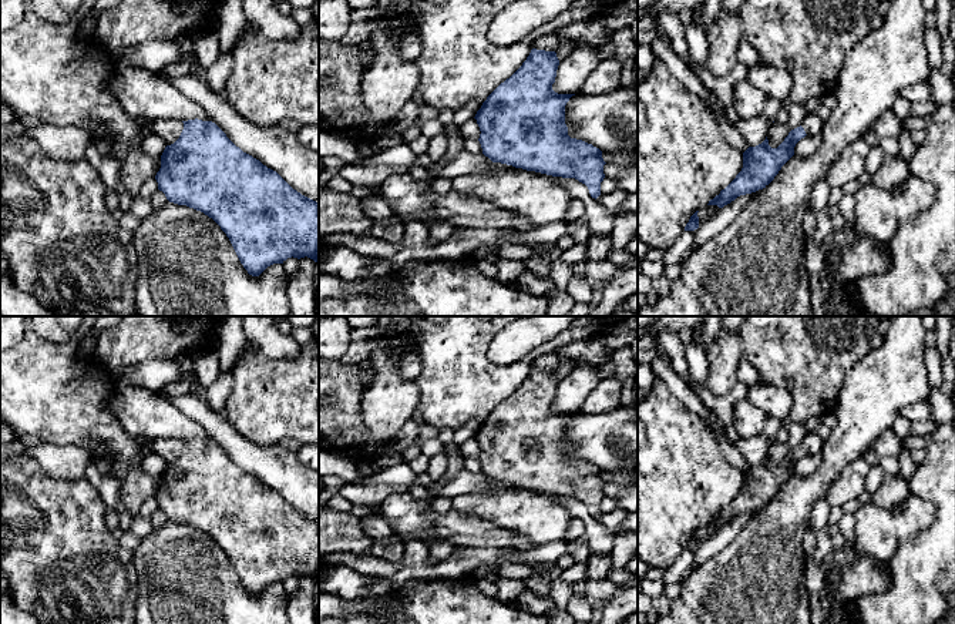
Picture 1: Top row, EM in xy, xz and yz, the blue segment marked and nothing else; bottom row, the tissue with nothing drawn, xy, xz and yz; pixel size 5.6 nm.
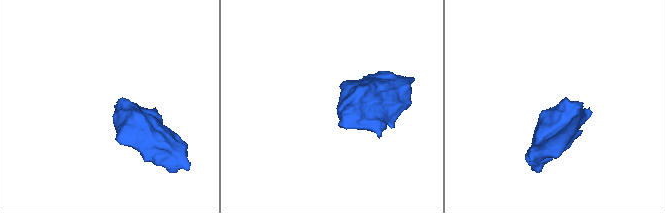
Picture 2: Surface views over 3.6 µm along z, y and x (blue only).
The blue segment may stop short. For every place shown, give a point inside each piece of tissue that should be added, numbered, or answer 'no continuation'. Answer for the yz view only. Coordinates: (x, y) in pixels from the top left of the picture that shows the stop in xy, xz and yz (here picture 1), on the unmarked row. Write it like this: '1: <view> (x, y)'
1: yz (813, 443)

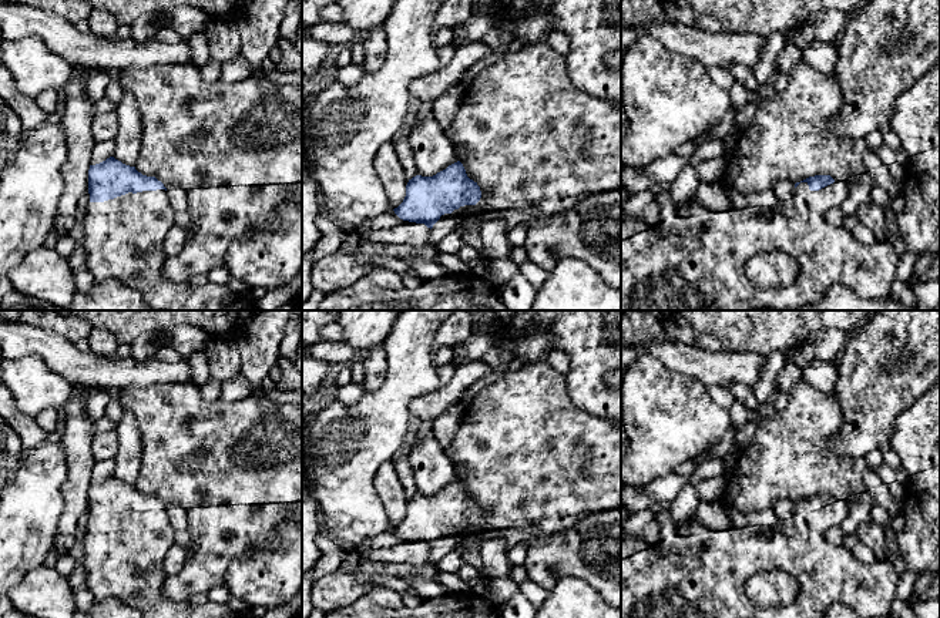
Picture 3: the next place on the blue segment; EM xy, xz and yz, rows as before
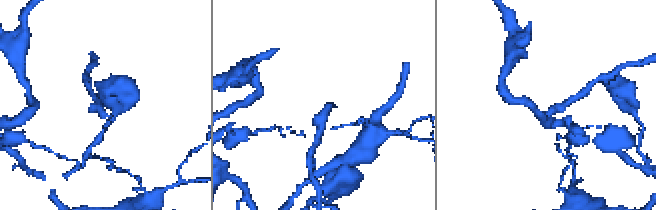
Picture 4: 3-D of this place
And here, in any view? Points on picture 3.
1: xy (124, 556)

